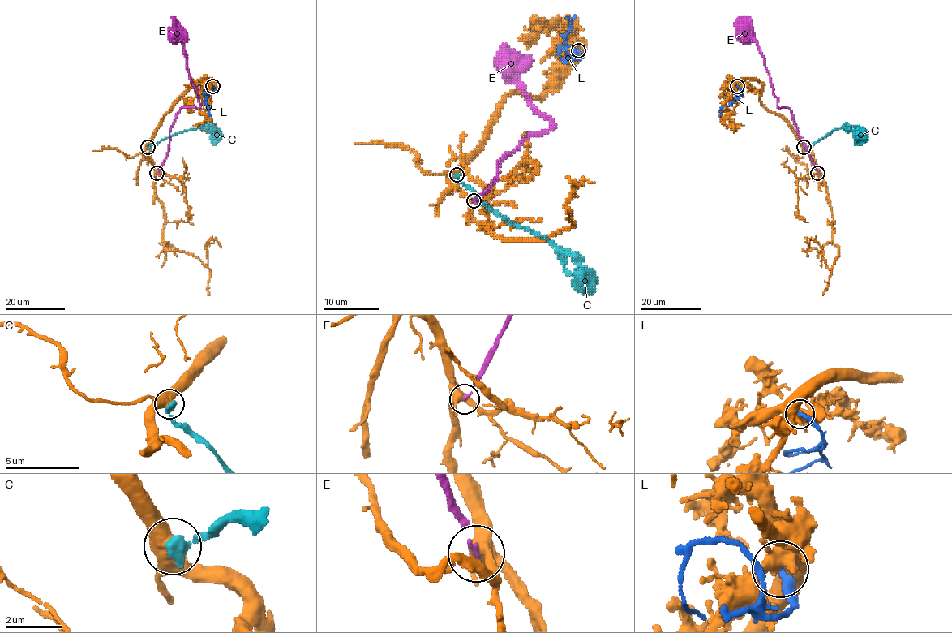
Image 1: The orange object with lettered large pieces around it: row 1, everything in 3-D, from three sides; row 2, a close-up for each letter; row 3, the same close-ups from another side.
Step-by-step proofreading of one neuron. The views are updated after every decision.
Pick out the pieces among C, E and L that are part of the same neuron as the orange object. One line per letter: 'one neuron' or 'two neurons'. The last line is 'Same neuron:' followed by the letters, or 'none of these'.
C: two neurons
E: two neurons
L: two neurons
Same neuron: none of these

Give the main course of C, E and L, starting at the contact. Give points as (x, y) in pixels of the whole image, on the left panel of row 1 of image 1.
C: (147, 147), (175, 133), (193, 128), (212, 131), (215, 137), (220, 137)
E: (156, 174), (169, 148), (169, 131), (176, 113), (182, 107), (200, 105), (186, 66), (181, 27), (173, 18)
L: (212, 86), (212, 92), (206, 97), (210, 116)

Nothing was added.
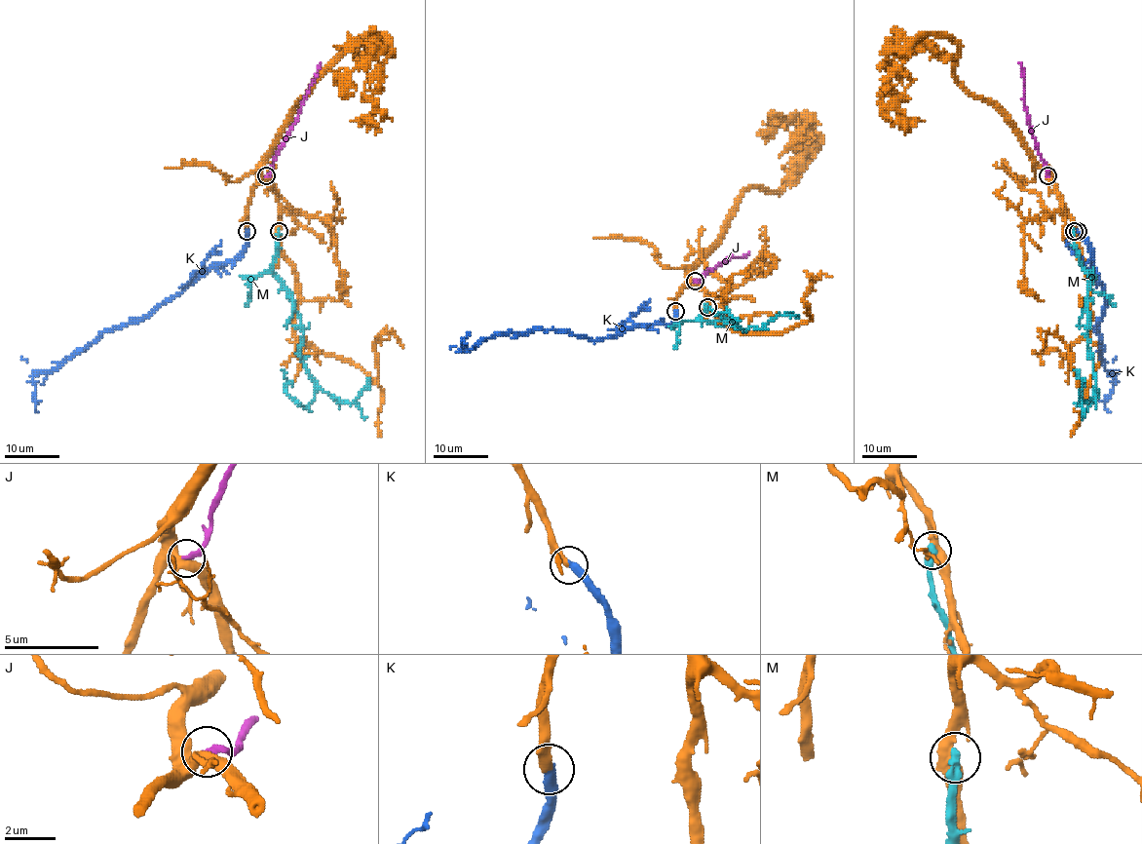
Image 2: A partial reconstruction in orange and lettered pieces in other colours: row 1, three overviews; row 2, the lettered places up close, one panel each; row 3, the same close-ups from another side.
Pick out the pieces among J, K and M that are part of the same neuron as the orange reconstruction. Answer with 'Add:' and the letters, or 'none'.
Add: J, K

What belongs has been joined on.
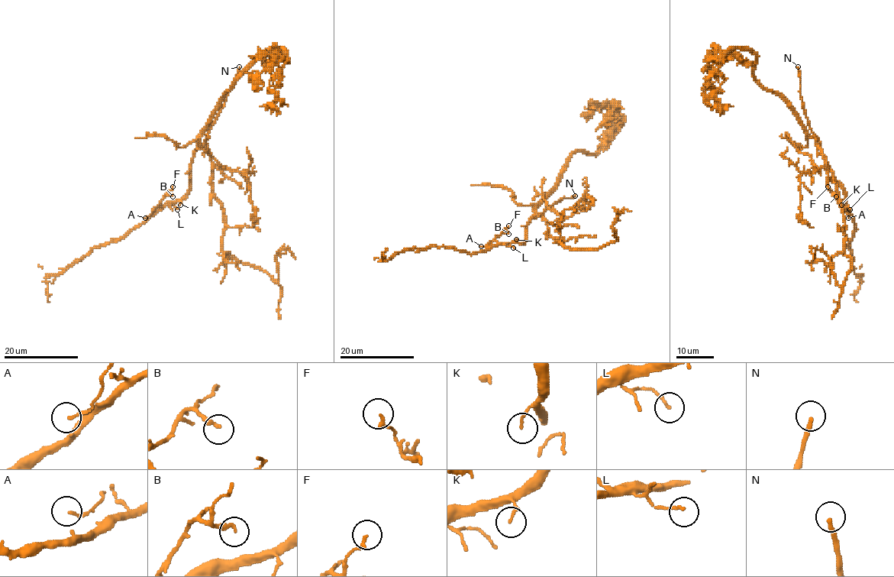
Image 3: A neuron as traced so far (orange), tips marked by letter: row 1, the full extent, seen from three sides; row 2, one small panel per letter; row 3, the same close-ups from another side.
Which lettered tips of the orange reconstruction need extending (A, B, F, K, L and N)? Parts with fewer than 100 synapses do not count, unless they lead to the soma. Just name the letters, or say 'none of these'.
N

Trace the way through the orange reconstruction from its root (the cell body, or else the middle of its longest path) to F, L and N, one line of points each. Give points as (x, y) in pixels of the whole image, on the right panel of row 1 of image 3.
F: (818, 144), (832, 176), (843, 189), (845, 205), (840, 203), (837, 197), (827, 186)
L: (818, 144), (832, 176), (843, 189), (844, 202), (850, 209)
N: (818, 144), (815, 142), (801, 98), (798, 66)

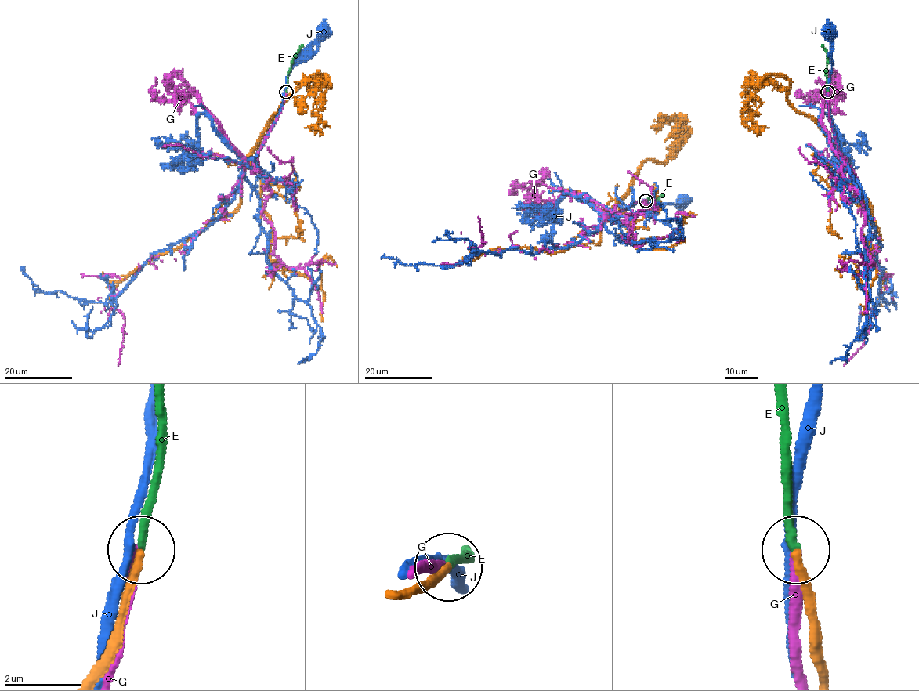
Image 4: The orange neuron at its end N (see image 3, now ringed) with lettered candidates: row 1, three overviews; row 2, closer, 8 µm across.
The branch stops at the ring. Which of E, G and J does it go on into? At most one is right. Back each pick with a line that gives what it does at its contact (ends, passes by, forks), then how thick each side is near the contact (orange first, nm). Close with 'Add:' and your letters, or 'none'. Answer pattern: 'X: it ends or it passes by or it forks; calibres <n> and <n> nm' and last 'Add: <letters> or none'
E: it ends; calibres 200 and 200 nm
Add: E

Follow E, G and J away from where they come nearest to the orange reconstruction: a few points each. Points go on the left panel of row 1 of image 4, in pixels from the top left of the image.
E: (285, 92), (292, 59), (302, 45)
G: (284, 94), (228, 216), (204, 222), (175, 258), (119, 278), (118, 365)
J: (284, 92), (286, 78), (292, 64), (316, 40), (317, 34), (323, 33)

